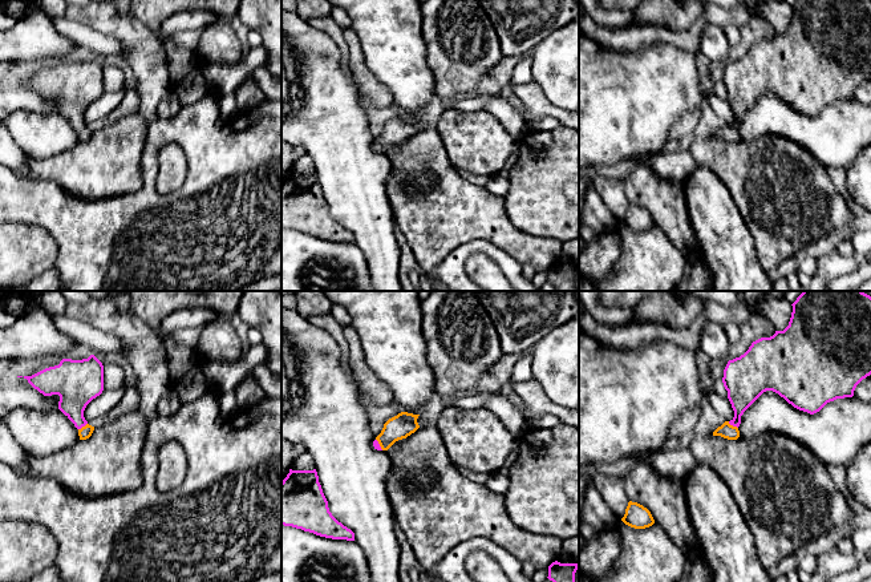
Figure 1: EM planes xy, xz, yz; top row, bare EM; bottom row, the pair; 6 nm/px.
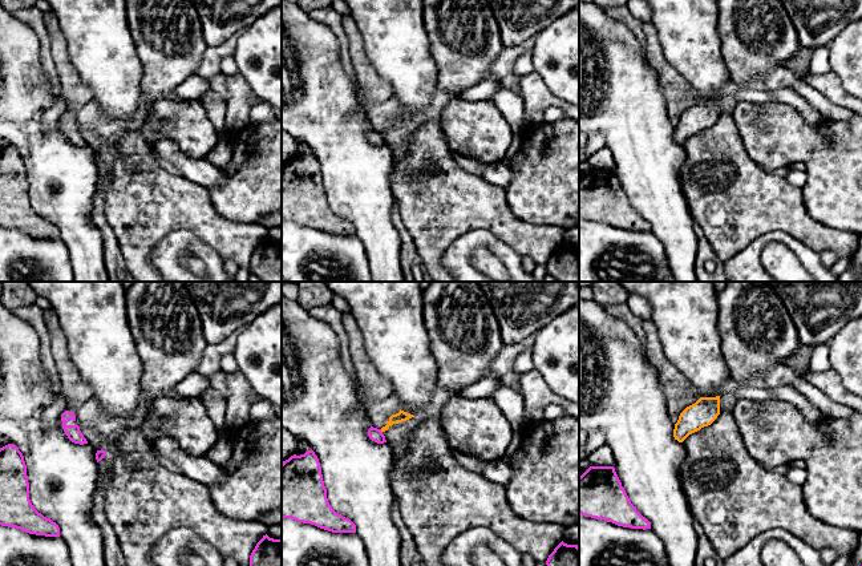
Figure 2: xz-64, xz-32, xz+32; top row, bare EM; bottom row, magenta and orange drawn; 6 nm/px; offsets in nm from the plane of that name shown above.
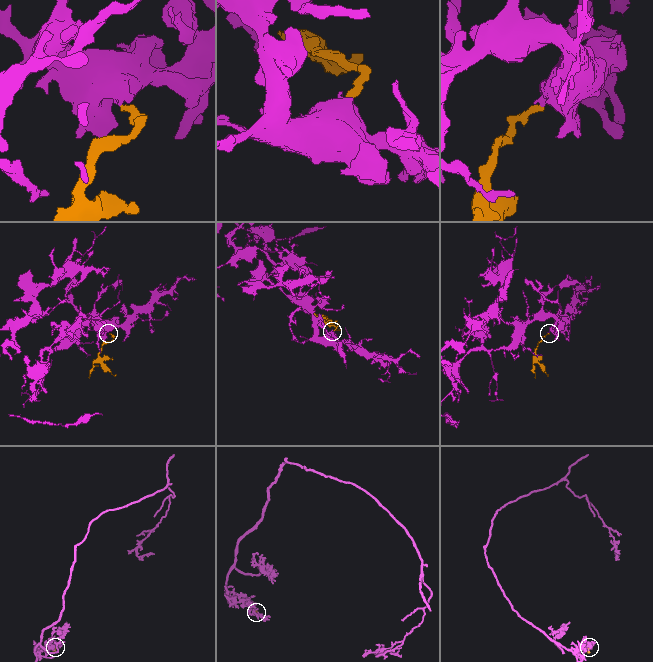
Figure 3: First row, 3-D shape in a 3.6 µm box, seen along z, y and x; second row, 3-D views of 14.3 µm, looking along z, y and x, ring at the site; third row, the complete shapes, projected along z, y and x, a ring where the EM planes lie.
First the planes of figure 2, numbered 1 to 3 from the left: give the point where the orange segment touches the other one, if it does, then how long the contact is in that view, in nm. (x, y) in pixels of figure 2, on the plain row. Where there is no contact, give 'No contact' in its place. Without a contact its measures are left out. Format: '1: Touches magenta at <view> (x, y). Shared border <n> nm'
1: No contact
2: Touches magenta at xz-32 (380, 133). Shared border 30 nm
3: No contact

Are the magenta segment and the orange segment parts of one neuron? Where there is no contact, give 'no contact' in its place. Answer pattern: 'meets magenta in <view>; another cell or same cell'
meets magenta in yz; same cell

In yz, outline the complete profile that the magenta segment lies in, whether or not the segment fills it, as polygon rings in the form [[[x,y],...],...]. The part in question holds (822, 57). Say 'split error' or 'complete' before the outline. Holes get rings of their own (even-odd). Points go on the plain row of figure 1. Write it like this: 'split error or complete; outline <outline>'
split error; outline [[[797,0],[791,8],[791,20],[783,33],[753,44],[744,57],[728,64],[722,85],[734,120],[718,129],[713,138],[737,142],[741,118],[766,93],[773,93],[794,110],[814,117],[830,104],[852,100],[856,88],[871,77],[871,0]]]

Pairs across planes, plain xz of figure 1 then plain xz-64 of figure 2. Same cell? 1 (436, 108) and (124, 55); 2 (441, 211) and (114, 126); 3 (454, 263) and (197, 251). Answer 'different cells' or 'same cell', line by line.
1: different cells
2: different cells
3: same cell

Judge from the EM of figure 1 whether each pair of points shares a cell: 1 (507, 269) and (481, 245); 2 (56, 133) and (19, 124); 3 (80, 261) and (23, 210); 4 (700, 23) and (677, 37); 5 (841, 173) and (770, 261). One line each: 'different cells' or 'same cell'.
1: same cell
2: same cell
3: same cell
4: same cell
5: different cells

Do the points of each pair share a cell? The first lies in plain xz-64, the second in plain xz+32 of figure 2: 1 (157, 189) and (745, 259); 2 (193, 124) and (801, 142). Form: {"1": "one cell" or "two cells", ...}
{"1": "two cells", "2": "one cell"}

